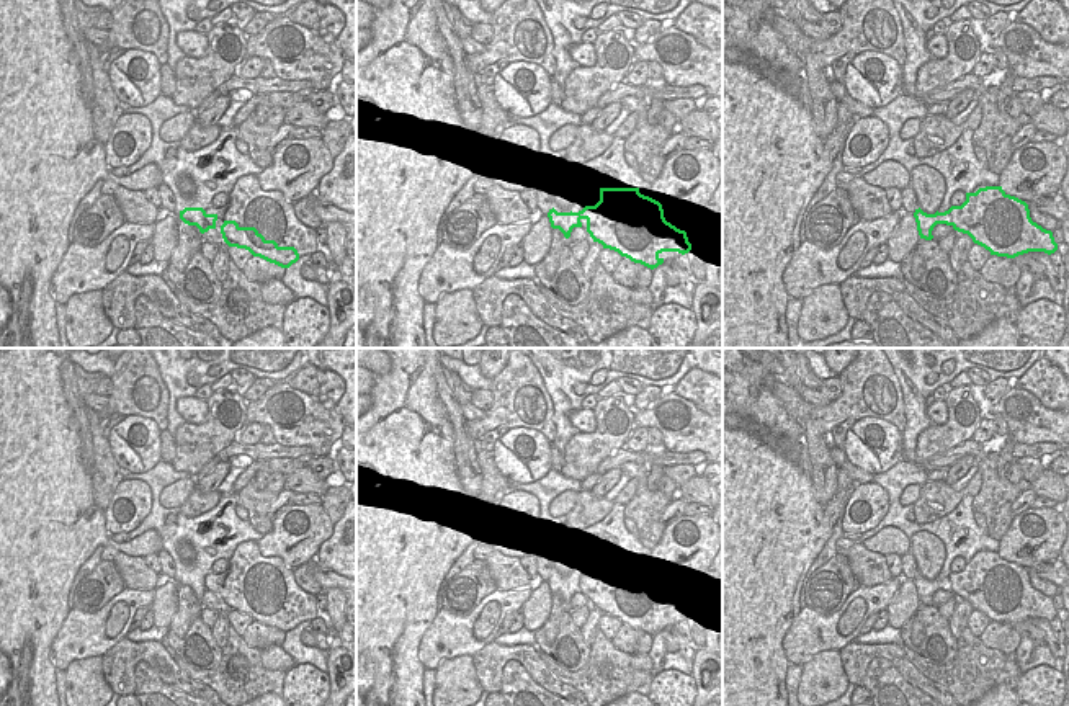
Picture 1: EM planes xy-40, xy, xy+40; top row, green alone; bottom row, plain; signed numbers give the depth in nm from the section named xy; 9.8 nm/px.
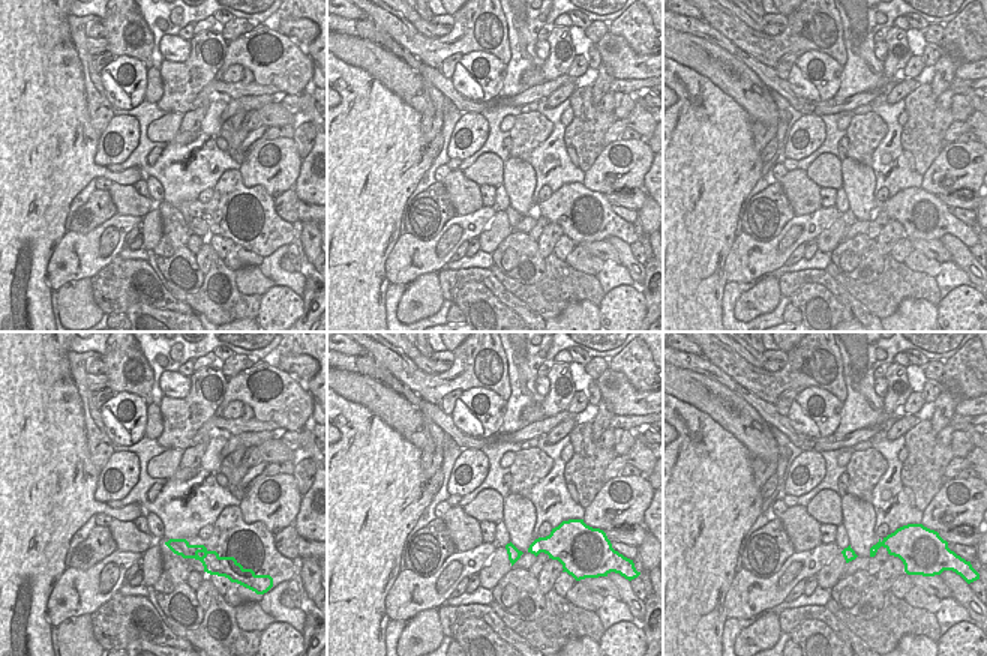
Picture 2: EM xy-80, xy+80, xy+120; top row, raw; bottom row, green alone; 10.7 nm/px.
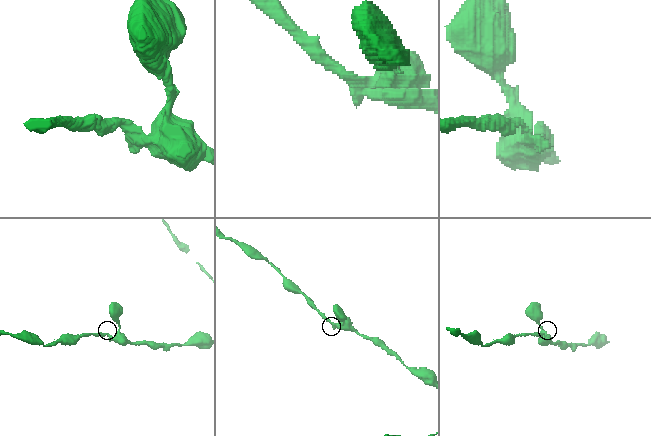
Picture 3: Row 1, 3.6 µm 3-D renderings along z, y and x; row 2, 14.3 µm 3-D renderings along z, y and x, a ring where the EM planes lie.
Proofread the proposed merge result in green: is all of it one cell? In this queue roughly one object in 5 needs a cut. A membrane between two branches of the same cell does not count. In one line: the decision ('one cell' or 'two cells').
one cell

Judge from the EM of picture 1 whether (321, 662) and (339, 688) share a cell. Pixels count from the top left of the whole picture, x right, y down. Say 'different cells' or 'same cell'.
different cells

